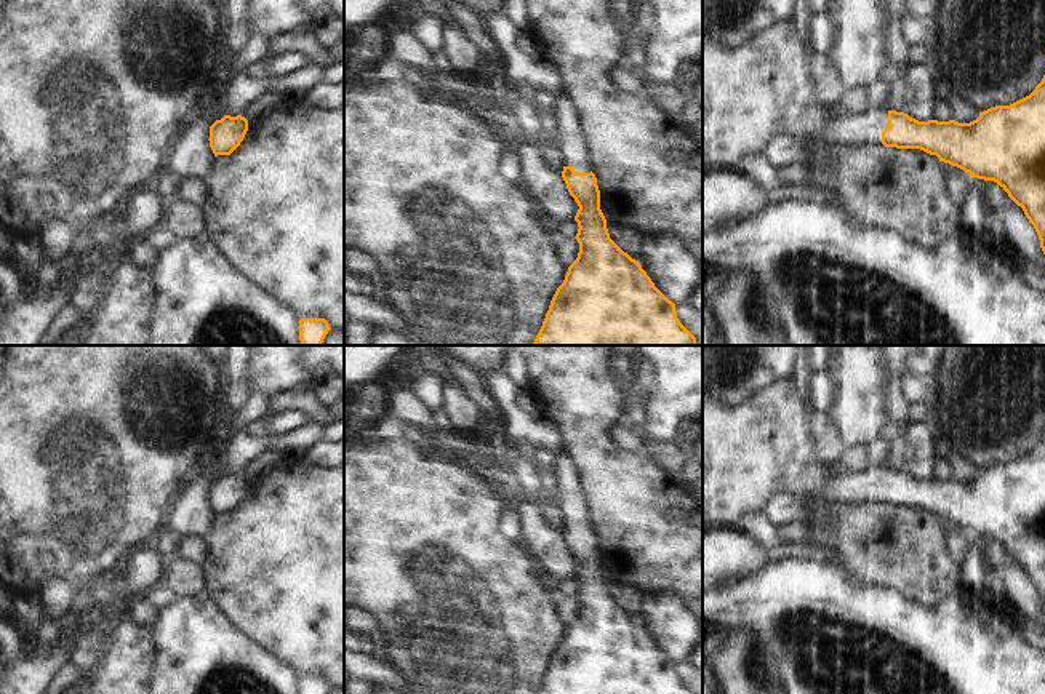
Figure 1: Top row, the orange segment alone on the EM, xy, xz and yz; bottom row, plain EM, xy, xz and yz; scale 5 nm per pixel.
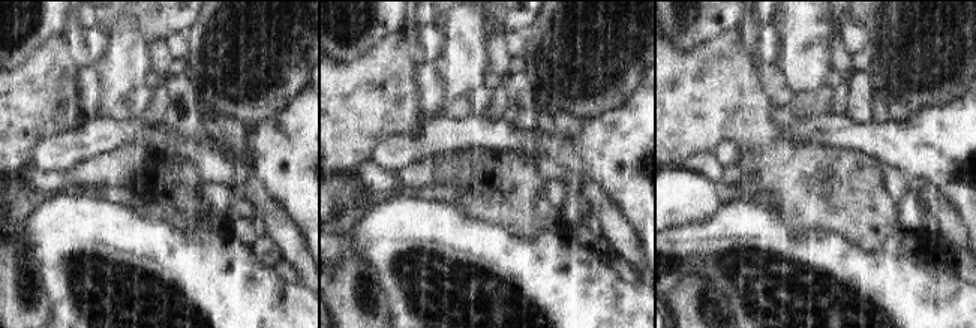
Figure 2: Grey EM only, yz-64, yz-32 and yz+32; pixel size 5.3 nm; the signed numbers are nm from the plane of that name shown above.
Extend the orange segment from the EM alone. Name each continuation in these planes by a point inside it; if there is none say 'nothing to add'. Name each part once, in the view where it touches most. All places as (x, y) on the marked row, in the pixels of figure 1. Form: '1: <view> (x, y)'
1: yz (866, 128)

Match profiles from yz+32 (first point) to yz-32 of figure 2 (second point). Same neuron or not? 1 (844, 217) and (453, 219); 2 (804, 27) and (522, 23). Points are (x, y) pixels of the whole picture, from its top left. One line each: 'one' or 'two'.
1: two
2: two

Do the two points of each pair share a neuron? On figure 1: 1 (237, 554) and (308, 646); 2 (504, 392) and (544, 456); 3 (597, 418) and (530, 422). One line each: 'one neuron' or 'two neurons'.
1: one neuron
2: two neurons
3: two neurons

